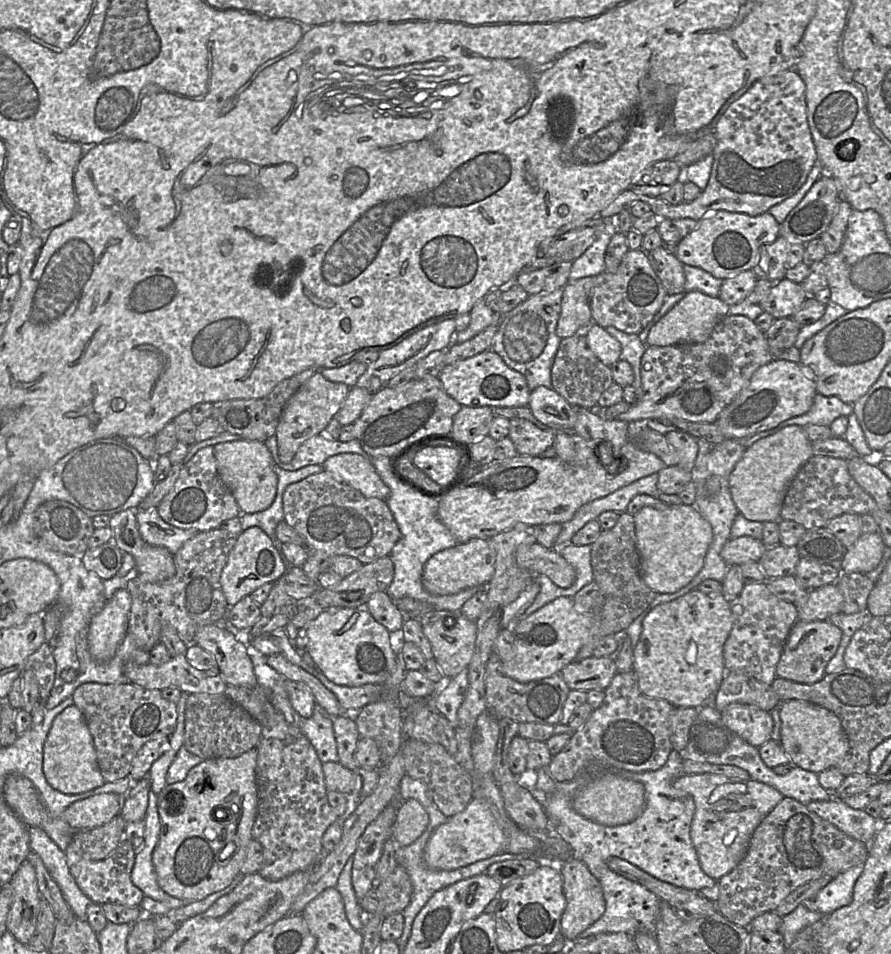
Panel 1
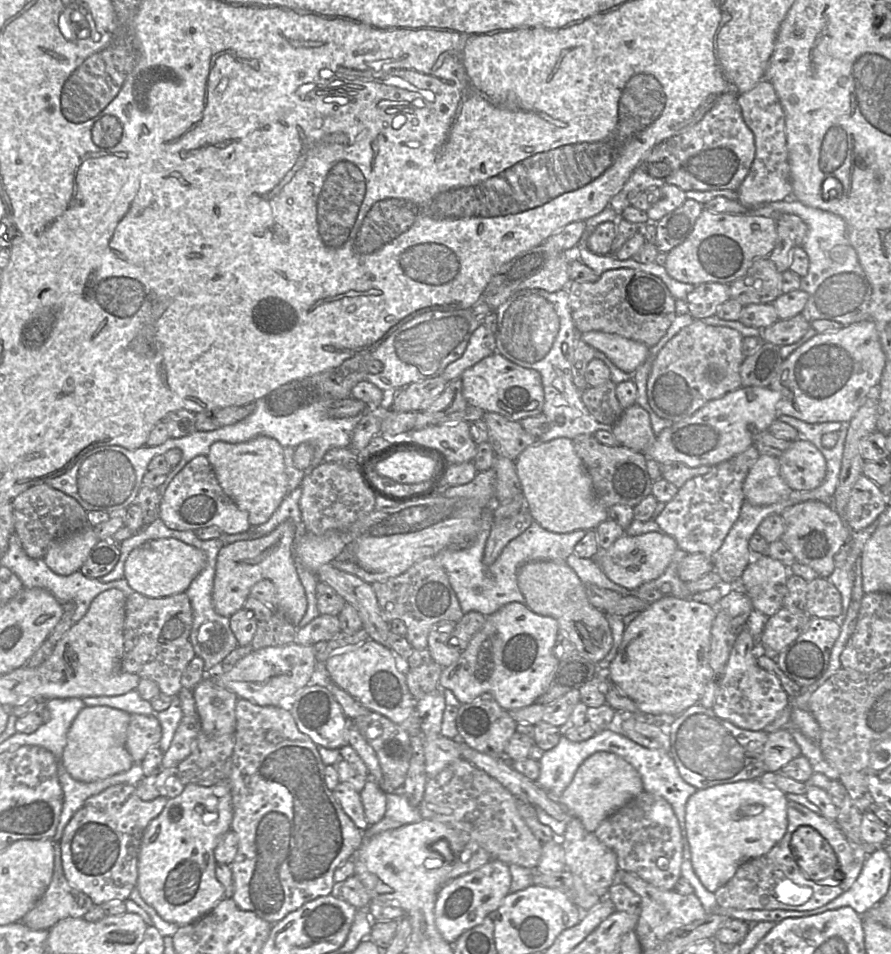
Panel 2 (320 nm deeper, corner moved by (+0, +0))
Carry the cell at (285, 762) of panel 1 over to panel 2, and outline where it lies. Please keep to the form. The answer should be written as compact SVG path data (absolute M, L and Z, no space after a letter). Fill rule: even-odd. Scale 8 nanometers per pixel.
M238 698L236 702L236 731L235 746L232 756L232 767L229 776L231 787L233 818L231 830L238 836L238 851L234 860L228 865L232 871L233 893L231 899L244 911L250 911L263 920L274 925L289 913L299 909L305 903L321 896L332 895L334 887L335 869L348 859L352 859L355 852L363 842L364 832L355 826L353 821L344 812L340 803L325 782L325 765L318 753L318 746L309 736L302 733L289 710L280 706L260 706L244 698ZM270 730L276 730L281 735L281 742L272 744L267 741L266 734Z

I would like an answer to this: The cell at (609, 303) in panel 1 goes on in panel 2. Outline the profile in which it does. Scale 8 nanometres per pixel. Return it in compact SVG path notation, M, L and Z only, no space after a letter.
M617 268L605 271L595 282L578 283L570 281L567 288L572 319L579 334L589 331L617 334L642 342L649 348L656 345L666 334L675 317L676 299L666 284L656 275L630 268Z

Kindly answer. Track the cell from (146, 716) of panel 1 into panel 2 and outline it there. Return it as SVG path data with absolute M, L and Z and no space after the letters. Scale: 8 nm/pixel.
M130 714L125 746L134 763L140 763L150 748L158 746L161 736L162 728L155 714Z

